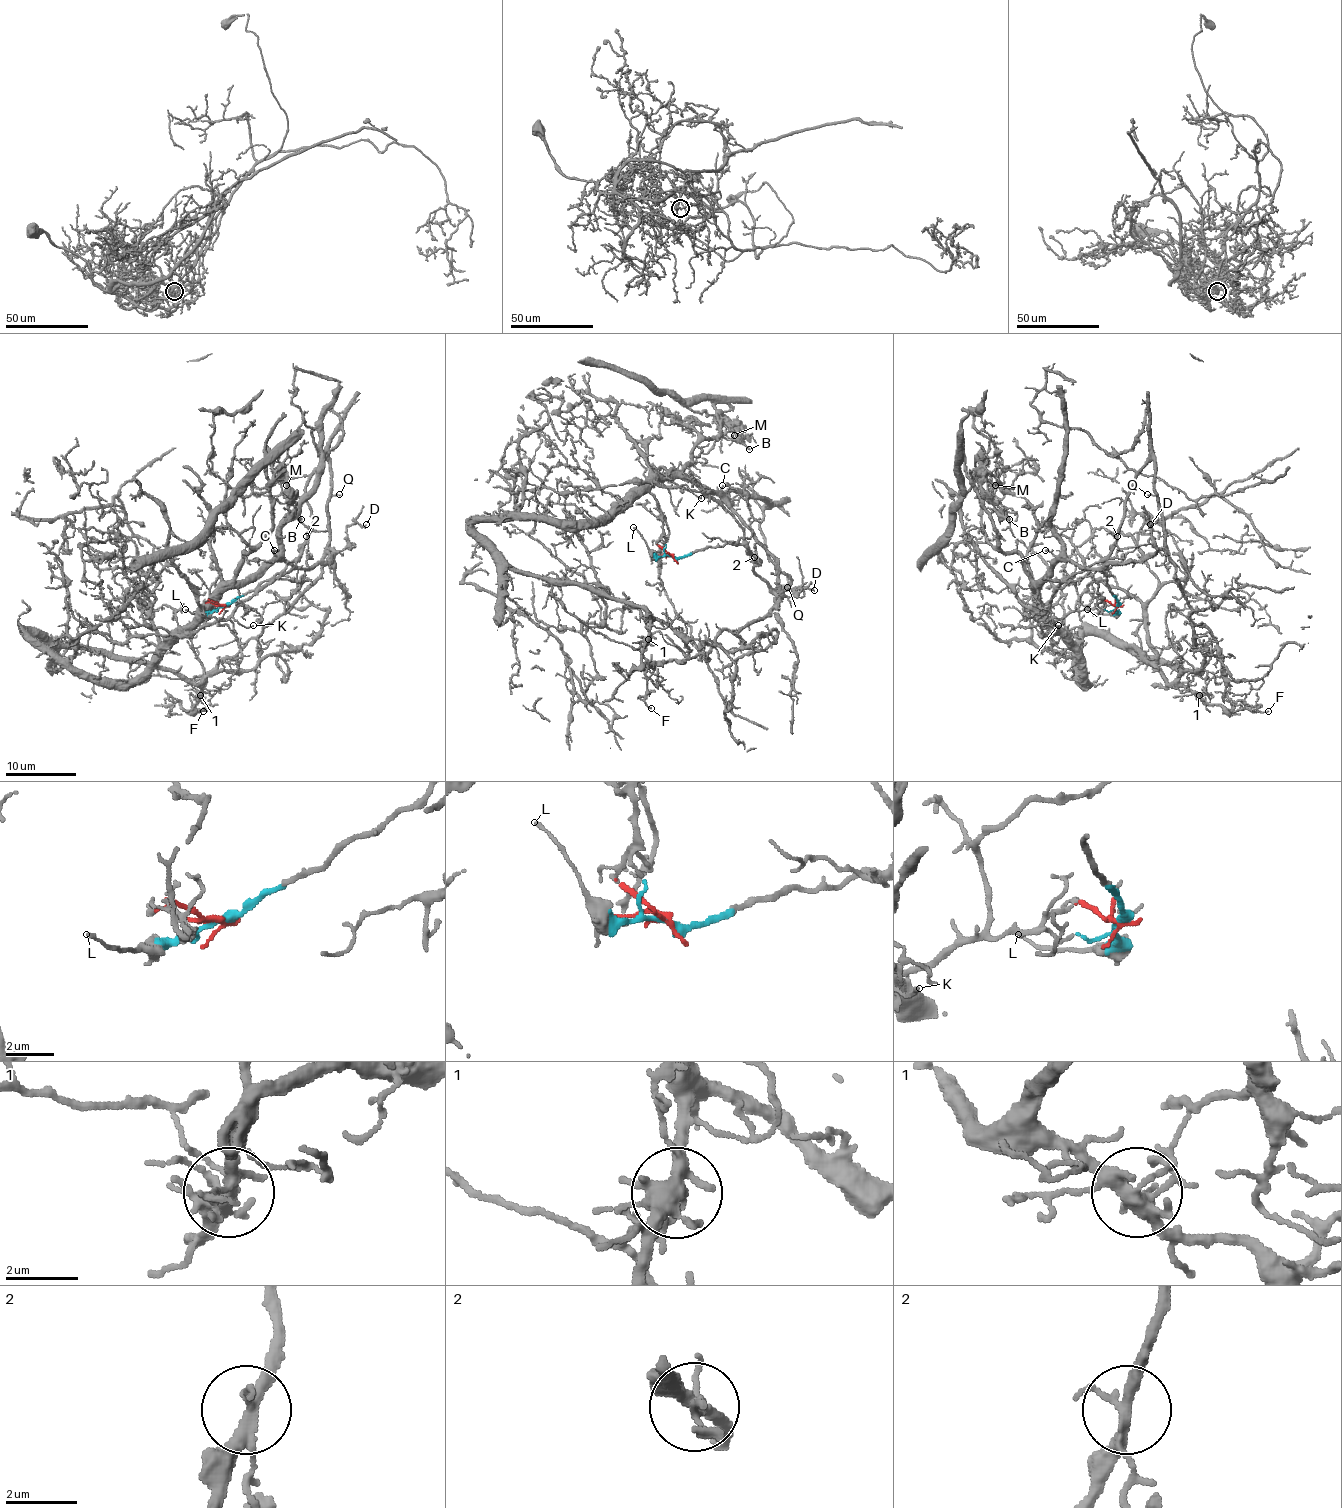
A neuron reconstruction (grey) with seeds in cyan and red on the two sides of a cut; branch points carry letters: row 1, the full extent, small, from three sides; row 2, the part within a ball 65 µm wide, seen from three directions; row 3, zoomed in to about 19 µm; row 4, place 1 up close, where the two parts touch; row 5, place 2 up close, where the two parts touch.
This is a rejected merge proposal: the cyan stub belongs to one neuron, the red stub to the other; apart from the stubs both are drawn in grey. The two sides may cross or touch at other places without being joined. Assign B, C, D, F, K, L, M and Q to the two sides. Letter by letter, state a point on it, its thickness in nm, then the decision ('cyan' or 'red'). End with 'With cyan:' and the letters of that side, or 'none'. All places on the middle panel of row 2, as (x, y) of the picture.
B: place (749, 449); calibre 260 nm; red
C: place (722, 485); calibre 90 nm; red
D: place (814, 590); calibre 180 nm; red
F: place (651, 708); calibre 100 nm; red
K: place (701, 498); calibre 130 nm; cyan
L: place (633, 527); calibre 140 nm; cyan
M: place (734, 435); calibre 150 nm; red
Q: place (787, 587); calibre 110 nm; cyan
With cyan: K, L, Q

